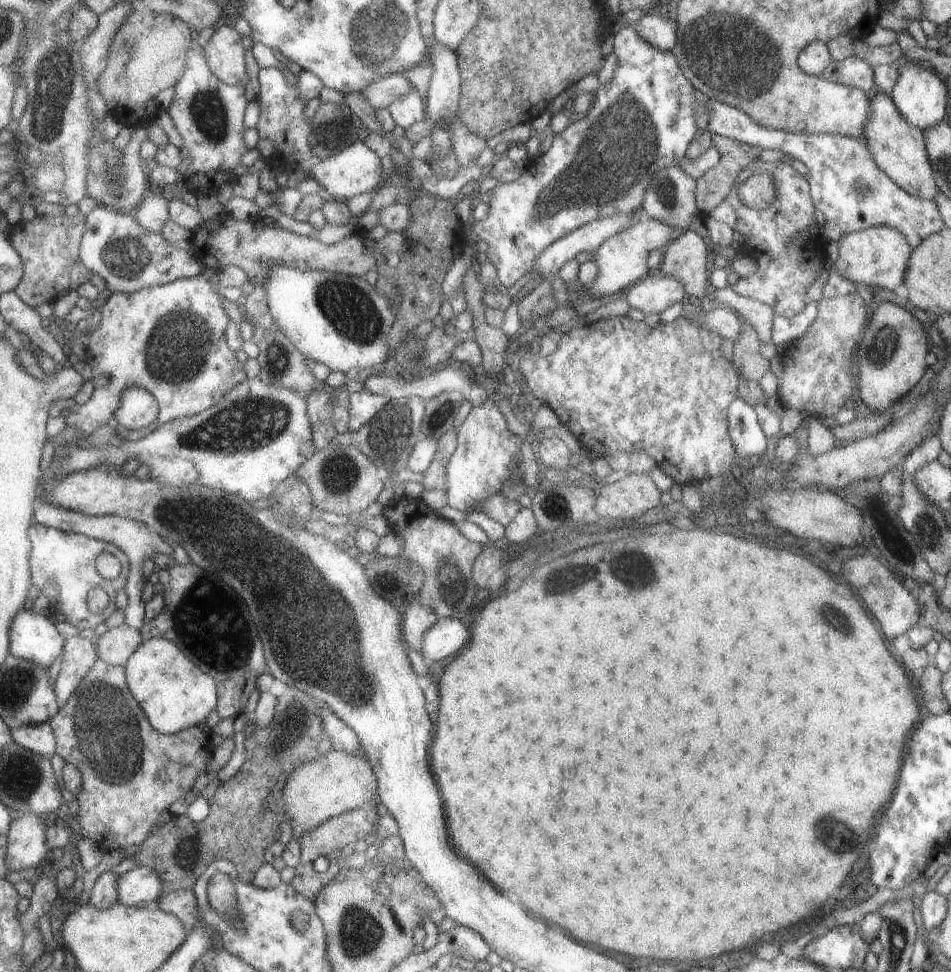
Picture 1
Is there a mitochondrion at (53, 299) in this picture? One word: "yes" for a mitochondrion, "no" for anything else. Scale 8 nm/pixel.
no

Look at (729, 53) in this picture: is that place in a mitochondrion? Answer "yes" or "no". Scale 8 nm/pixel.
yes

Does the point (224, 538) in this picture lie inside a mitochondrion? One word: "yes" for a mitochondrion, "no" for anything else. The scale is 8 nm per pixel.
yes

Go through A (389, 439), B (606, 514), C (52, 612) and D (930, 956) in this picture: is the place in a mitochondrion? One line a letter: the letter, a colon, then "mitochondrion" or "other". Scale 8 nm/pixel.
A: mitochondrion
B: other
C: other
D: other

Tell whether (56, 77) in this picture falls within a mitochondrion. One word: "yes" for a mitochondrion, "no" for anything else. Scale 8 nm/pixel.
yes

